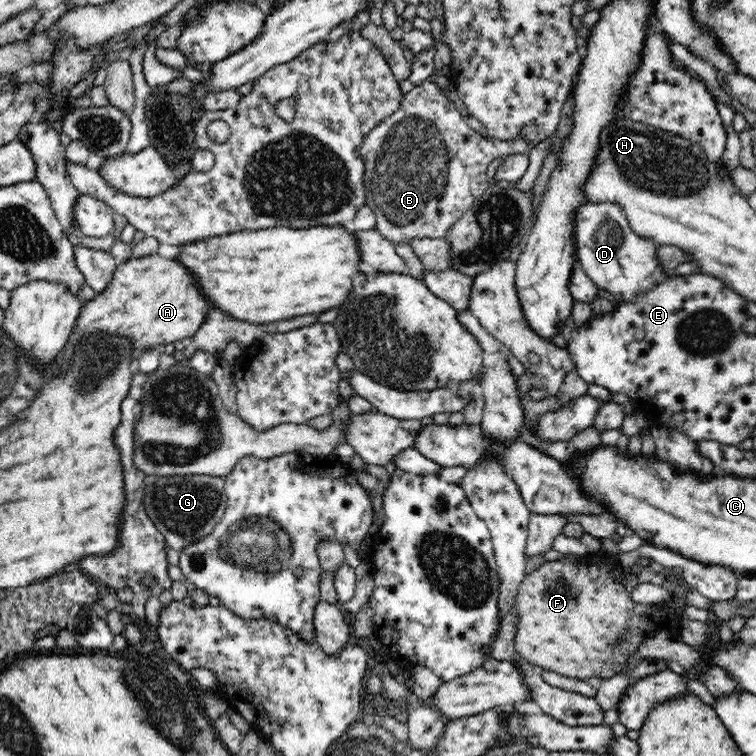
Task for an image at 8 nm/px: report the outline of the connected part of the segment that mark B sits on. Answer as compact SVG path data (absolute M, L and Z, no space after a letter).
M416 88L406 92L400 108L384 118L366 136L360 146L360 157L364 161L365 204L377 217L377 229L386 240L392 243L406 243L412 239L444 239L447 230L454 226L464 212L481 197L488 188L488 166L492 160L512 154L529 155L531 144L525 140L497 140L482 136L466 124L466 119L458 108L446 97L436 104L418 104Z

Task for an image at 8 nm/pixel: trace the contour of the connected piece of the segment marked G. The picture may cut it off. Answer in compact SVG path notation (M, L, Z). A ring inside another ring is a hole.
M170 475L158 477L158 480L147 486L143 496L143 507L147 517L165 536L167 544L179 552L191 541L198 542L208 536L222 520L227 507L225 480L222 477L208 475Z

